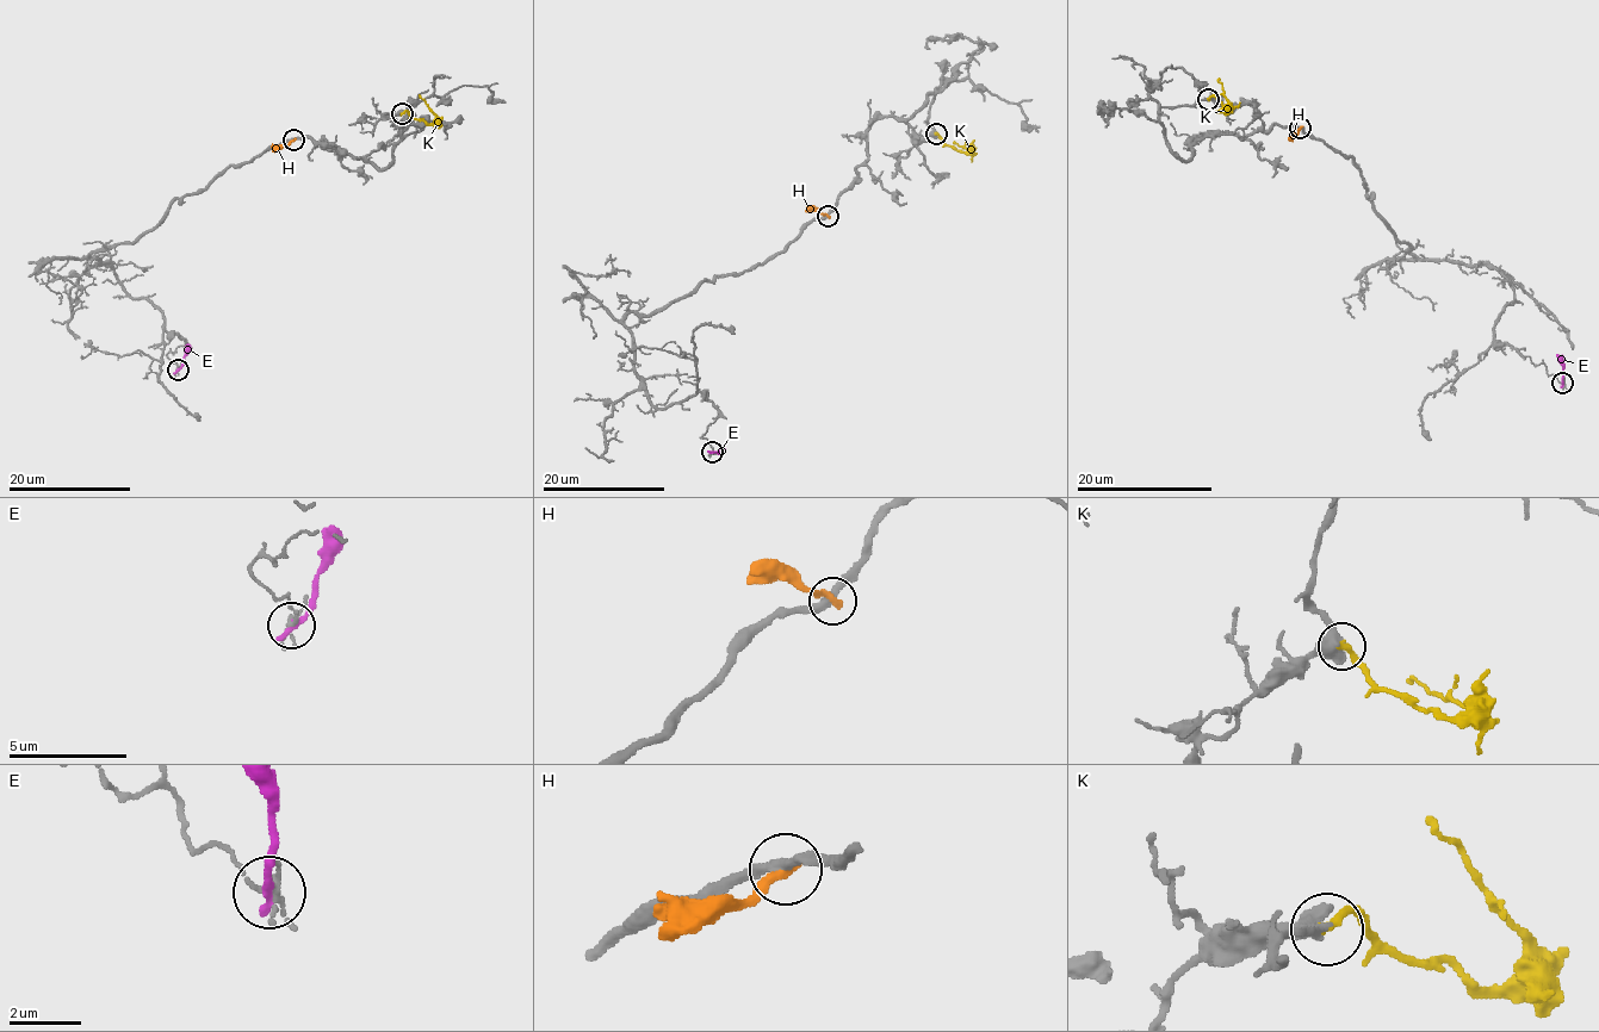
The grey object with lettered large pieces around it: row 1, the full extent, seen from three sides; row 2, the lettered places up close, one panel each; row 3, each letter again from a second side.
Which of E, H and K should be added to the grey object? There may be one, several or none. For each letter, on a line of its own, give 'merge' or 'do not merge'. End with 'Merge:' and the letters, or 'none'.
E: do not merge
H: do not merge
K: merge
Merge: K

